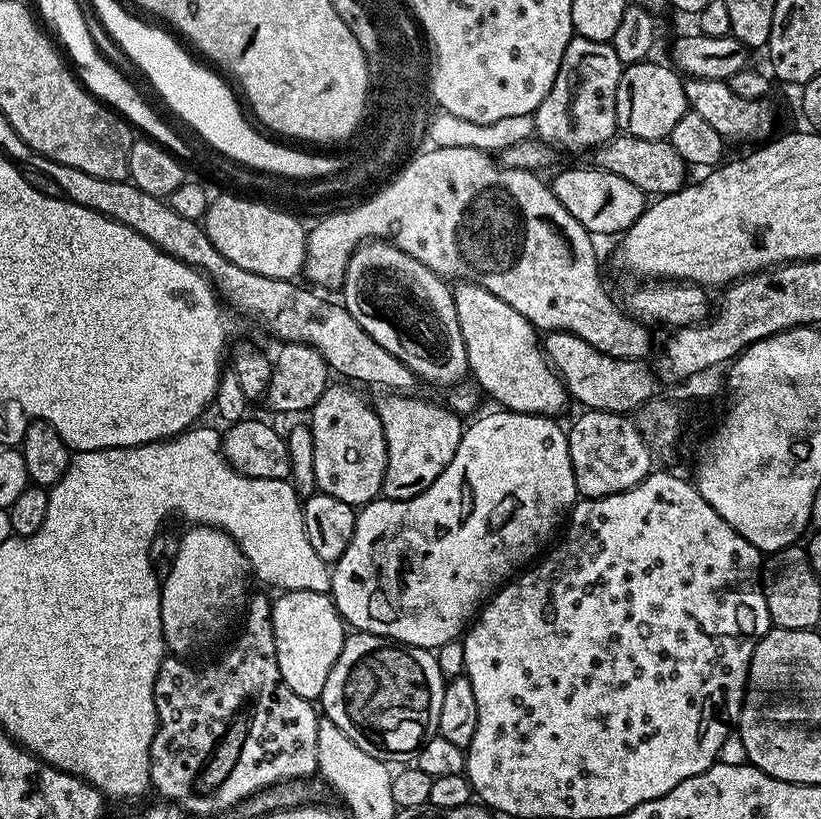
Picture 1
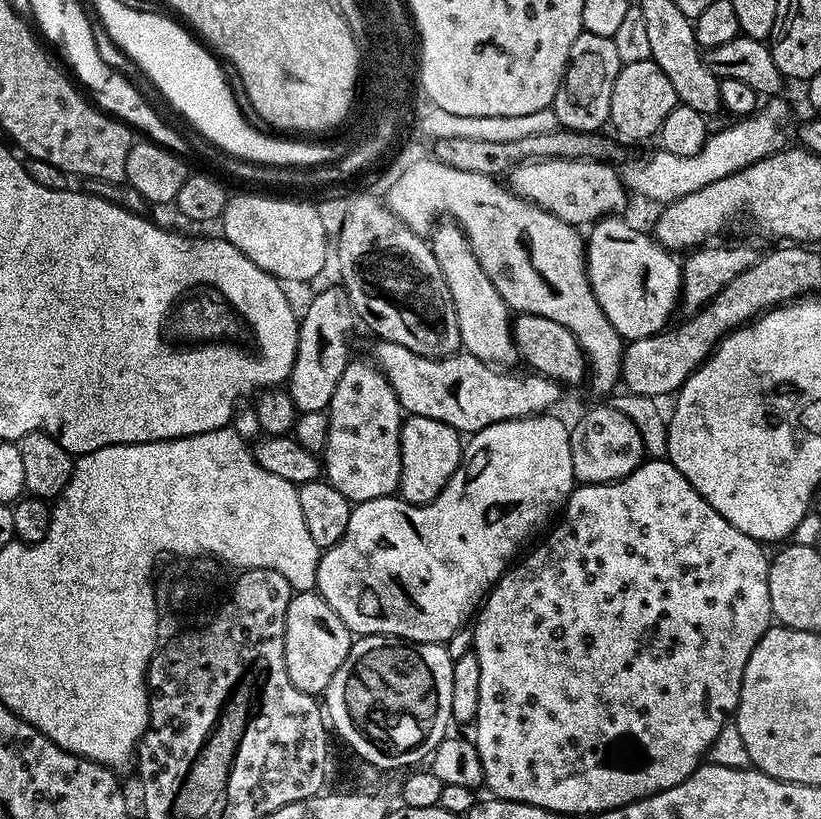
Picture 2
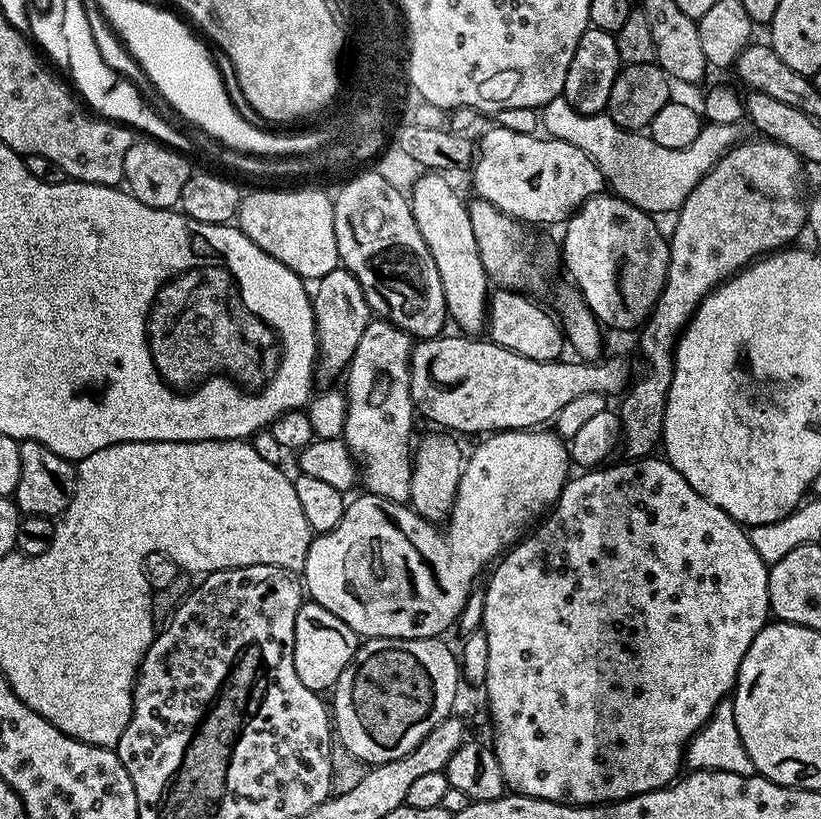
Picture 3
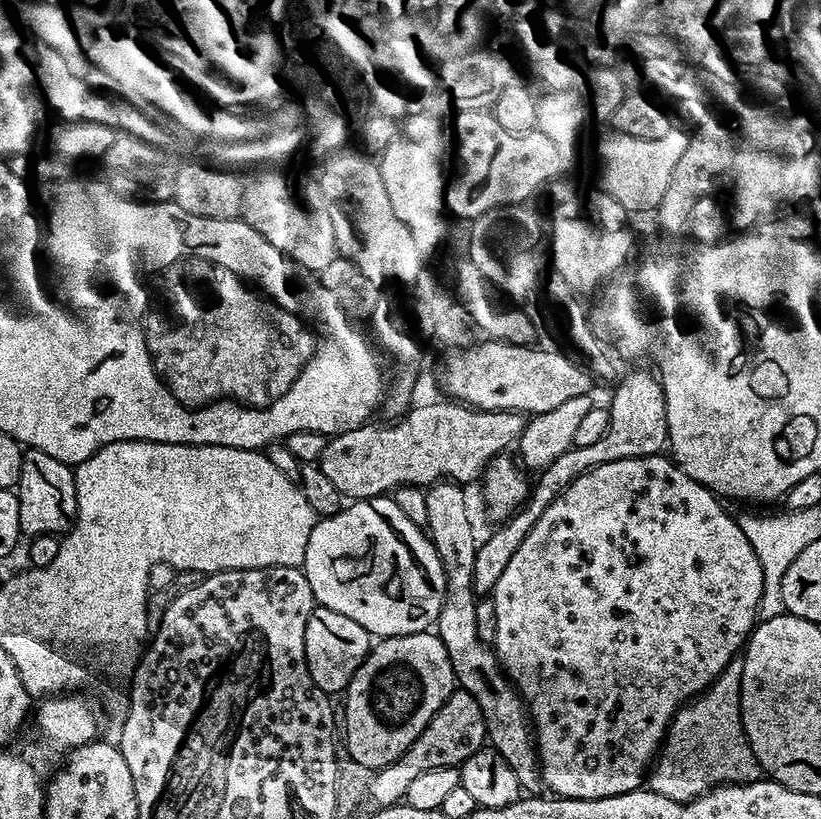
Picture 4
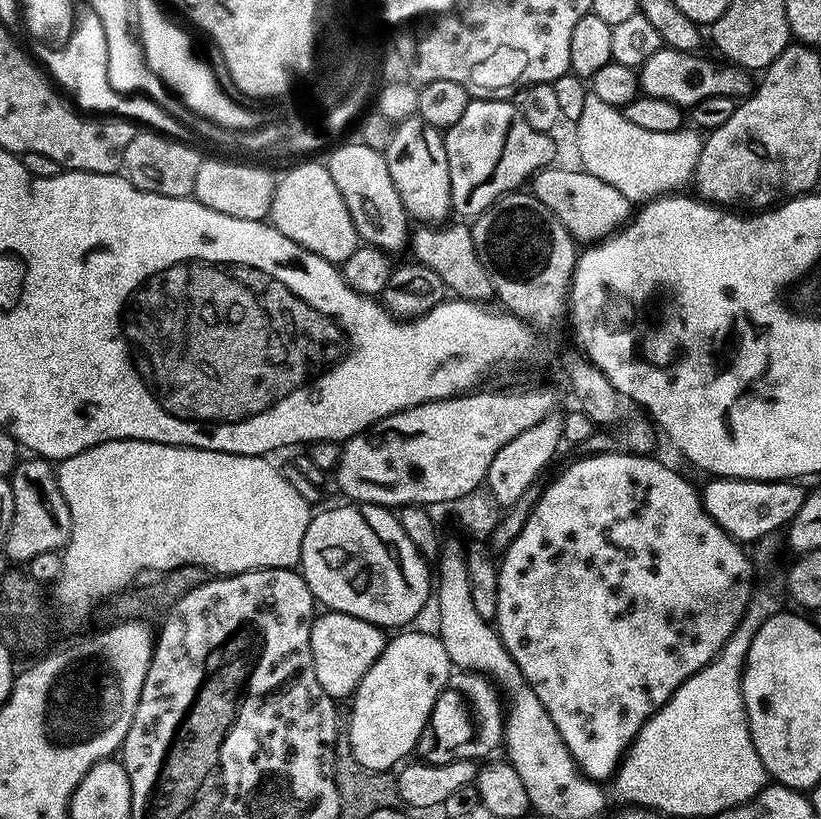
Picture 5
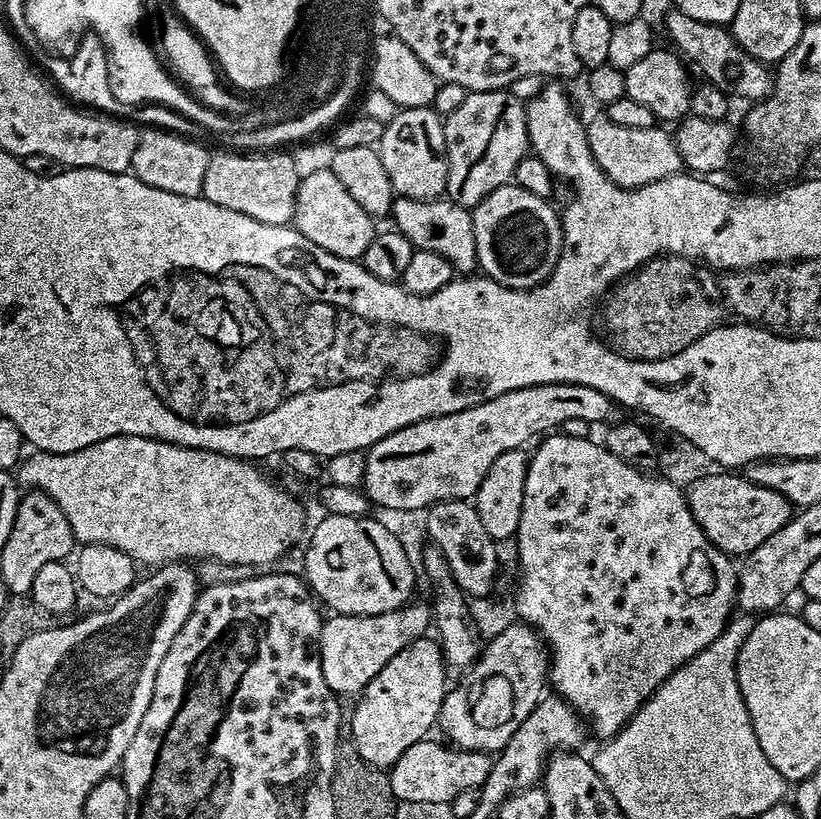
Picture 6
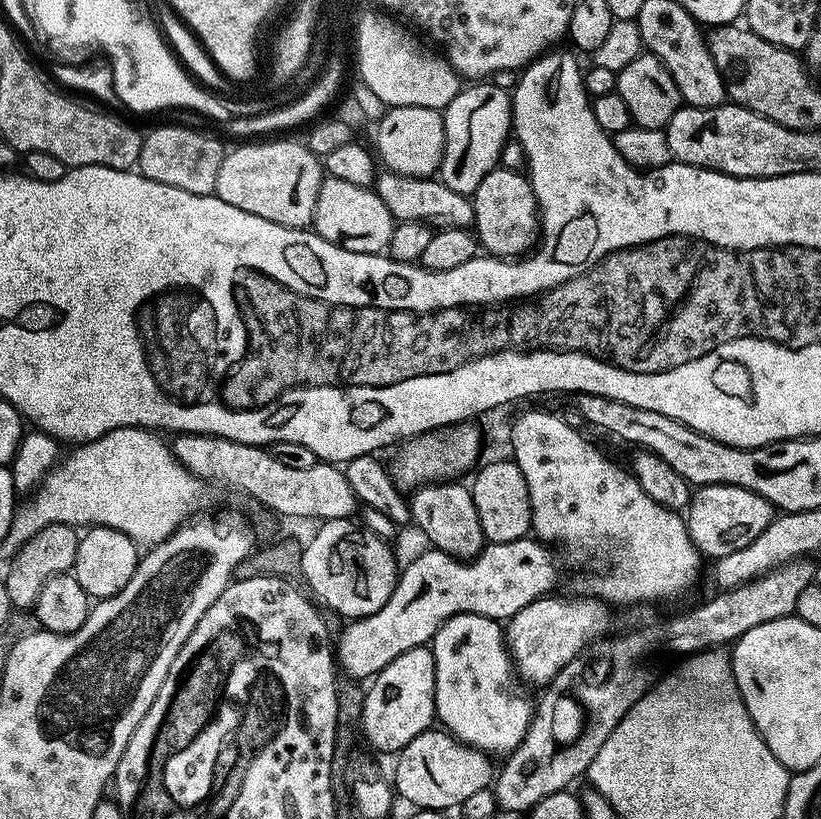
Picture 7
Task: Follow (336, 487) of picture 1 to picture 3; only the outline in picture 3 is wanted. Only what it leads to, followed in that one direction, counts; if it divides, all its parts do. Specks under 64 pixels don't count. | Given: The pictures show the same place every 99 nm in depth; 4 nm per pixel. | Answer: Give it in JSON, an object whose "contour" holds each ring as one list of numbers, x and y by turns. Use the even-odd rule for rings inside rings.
{"contour":[[383,318,369,319,366,330,362,330,362,338,358,342,358,350,354,350,354,358,348,363,346,377,348,376,348,388,346,387,346,418,344,419,344,430,342,439,350,454,356,459,358,469,358,480,363,491,374,496,385,496,395,504,408,504,410,501,410,478,412,477,412,458,414,455,414,439,412,440,412,416,414,417,414,405,410,394,410,362,412,361,413,337,409,336,396,324,390,323]]}

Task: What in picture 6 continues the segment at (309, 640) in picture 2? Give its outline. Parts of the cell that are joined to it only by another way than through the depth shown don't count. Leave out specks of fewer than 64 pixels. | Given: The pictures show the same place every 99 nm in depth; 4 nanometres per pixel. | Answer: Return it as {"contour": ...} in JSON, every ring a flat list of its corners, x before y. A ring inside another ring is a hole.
{"contour":[[409,602,402,608,395,608,386,614,374,614,373,616,346,616,332,614,323,621,320,630,320,661,322,662,322,678,326,678,326,686,336,693,337,697,355,697,364,691,364,688,398,650,410,646,415,640,421,639,424,632,430,628,430,608,424,604]]}

